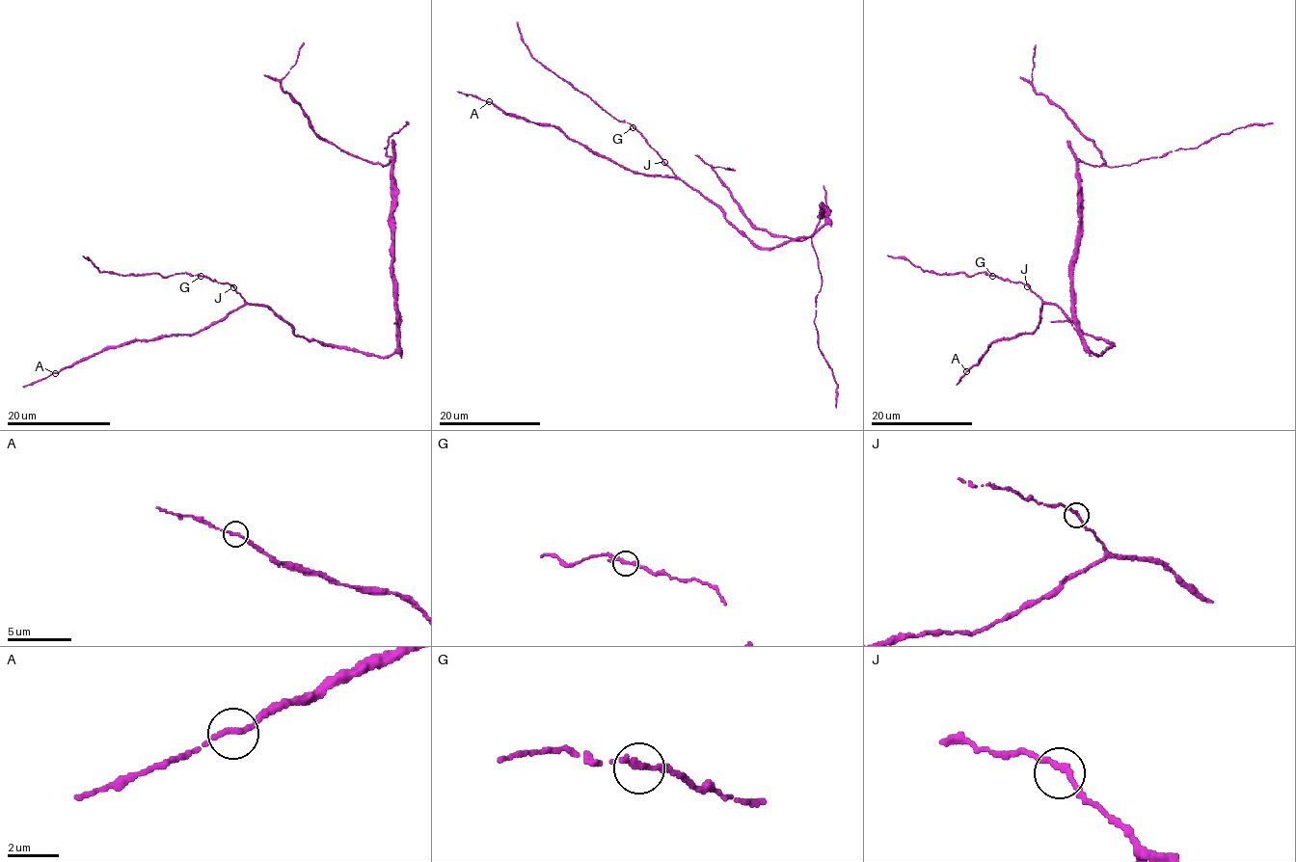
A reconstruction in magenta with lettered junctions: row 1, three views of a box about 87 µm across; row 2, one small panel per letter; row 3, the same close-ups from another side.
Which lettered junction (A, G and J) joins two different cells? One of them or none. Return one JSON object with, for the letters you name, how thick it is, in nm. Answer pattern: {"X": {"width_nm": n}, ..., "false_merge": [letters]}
{"false_merge": []}

